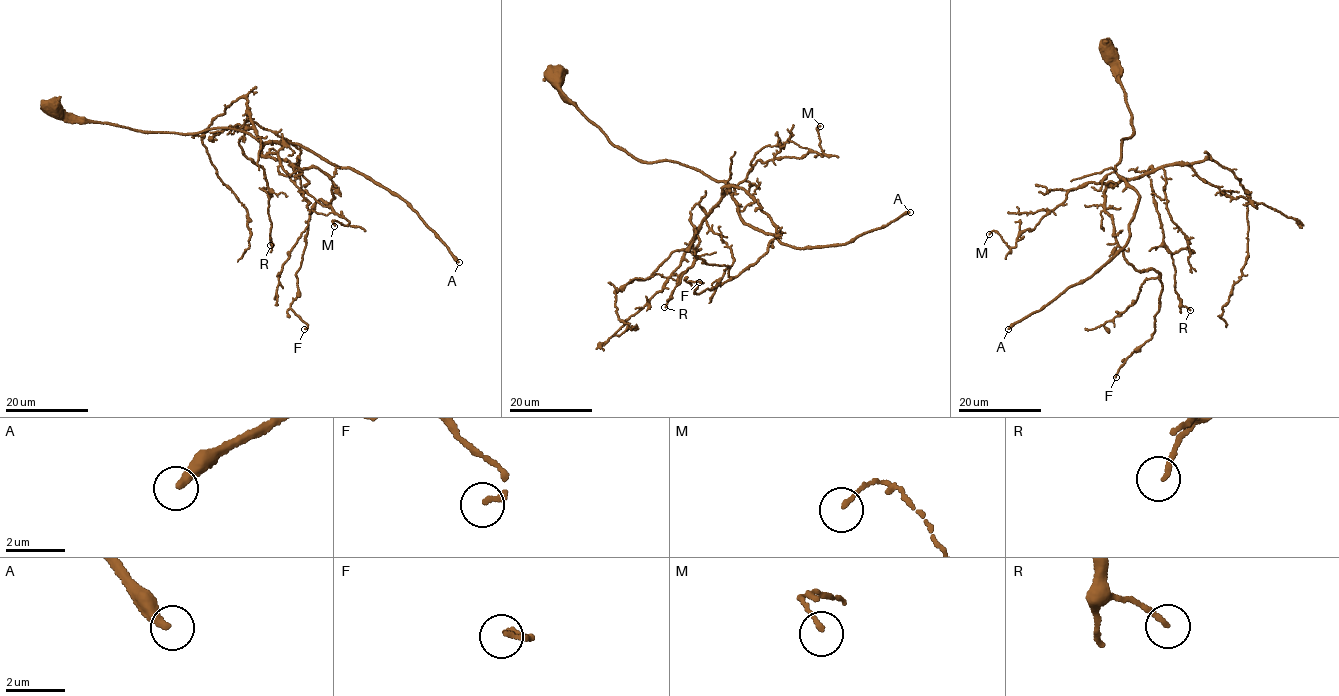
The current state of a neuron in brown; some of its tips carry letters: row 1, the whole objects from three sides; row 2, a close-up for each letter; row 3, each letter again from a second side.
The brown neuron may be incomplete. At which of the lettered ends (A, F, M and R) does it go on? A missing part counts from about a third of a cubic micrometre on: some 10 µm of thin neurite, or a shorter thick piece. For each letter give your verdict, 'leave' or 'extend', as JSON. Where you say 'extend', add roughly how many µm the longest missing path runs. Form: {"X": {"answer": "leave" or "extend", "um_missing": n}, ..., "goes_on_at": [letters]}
{"A": {"answer": "extend", "um_missing": 200}, "F": {"answer": "leave"}, "M": {"answer": "leave"}, "R": {"answer": "leave"}, "goes_on_at": ["A"]}

